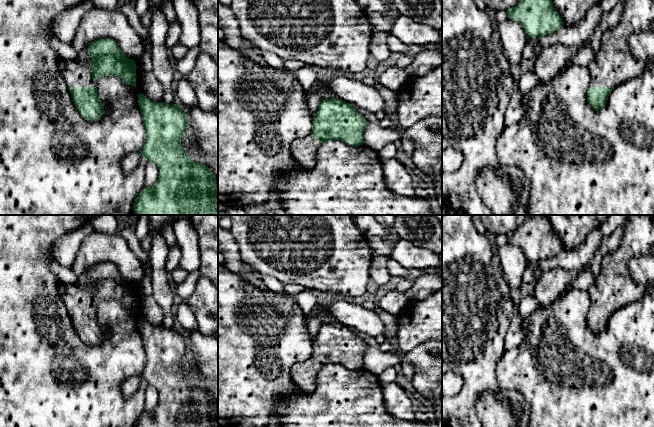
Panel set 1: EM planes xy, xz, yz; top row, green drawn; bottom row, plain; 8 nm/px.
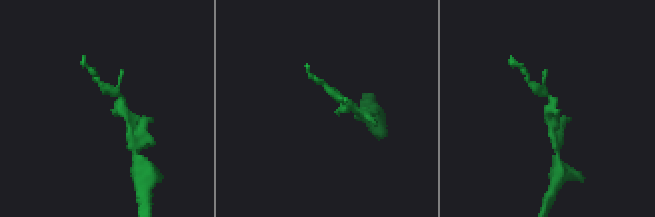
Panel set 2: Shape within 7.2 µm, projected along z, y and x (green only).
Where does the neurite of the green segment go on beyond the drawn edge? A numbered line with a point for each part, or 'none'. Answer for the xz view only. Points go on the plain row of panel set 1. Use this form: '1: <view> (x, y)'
1: xz (303, 375)

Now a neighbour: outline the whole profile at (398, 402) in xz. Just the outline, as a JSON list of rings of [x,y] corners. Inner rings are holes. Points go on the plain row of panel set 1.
[[[395,382],[382,386],[384,406],[397,419],[415,420],[416,402],[410,393]]]

